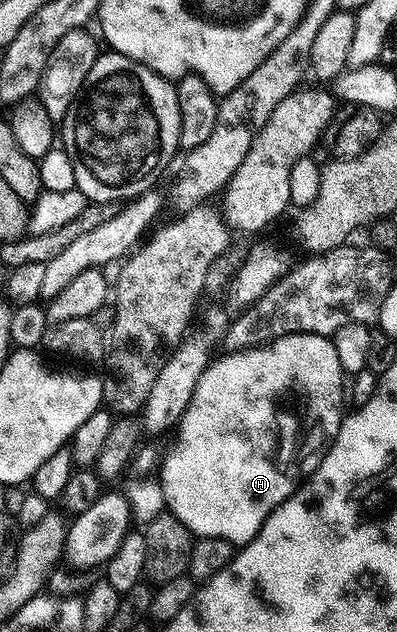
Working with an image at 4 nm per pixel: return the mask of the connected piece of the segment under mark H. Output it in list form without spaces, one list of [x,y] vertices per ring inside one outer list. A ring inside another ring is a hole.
[[[295,332],[289,336],[283,336],[277,340],[271,340],[266,346],[258,348],[243,348],[240,352],[228,352],[211,361],[207,370],[198,378],[198,386],[194,386],[194,398],[190,398],[190,406],[186,406],[184,416],[180,419],[175,429],[176,441],[160,468],[158,479],[161,484],[162,494],[165,496],[166,508],[171,515],[178,518],[191,530],[193,537],[222,538],[233,546],[243,546],[250,543],[256,537],[258,530],[266,522],[266,518],[286,498],[296,493],[297,488],[313,476],[318,466],[324,461],[324,455],[328,453],[328,447],[336,440],[340,429],[340,421],[346,415],[346,373],[338,362],[338,354],[334,351],[331,339],[327,336],[310,334],[309,332]]]

